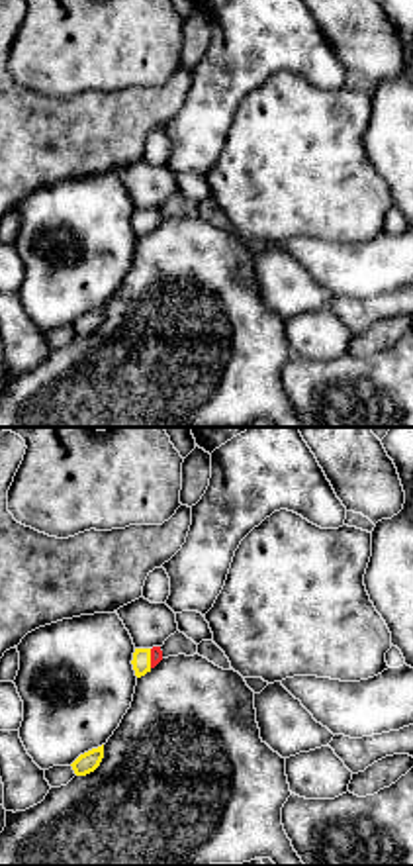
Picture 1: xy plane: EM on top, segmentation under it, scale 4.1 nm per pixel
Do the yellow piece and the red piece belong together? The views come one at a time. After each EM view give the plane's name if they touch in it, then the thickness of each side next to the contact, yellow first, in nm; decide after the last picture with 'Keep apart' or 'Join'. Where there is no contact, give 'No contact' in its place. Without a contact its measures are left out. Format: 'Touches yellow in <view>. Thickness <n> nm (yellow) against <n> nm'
Touches yellow in xy. Thickness 80 nm (yellow) against 50 nm

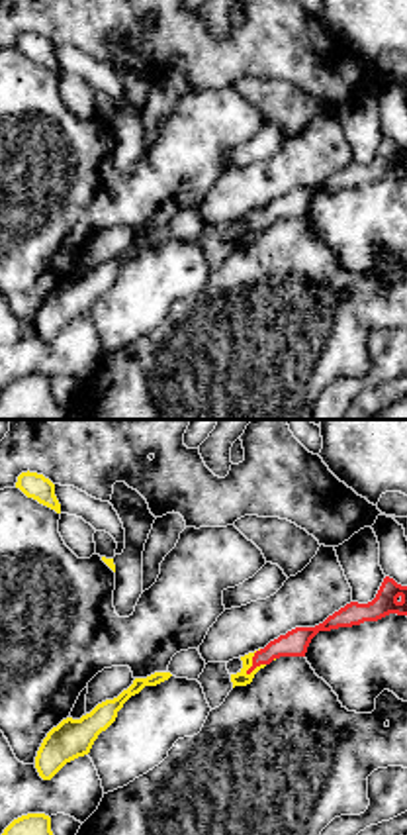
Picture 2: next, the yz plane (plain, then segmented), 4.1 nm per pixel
Touches yellow in yz. Thickness 60 nm (yellow) against 110 nm

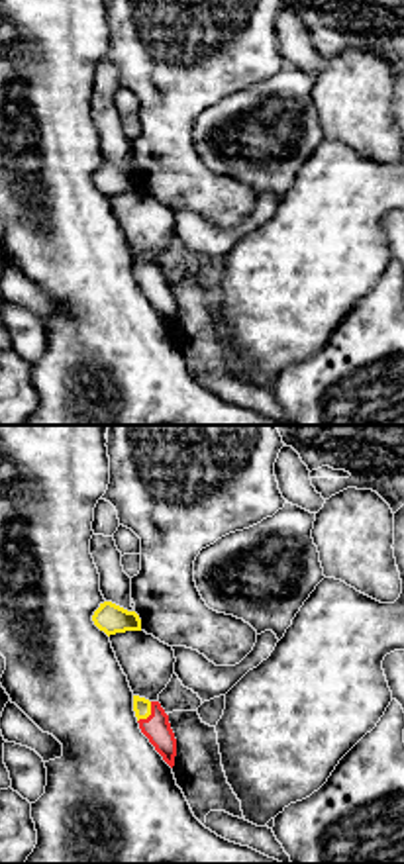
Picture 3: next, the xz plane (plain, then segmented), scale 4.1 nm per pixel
Touches yellow in xz. Thickness 70 nm (yellow) against 110 nm

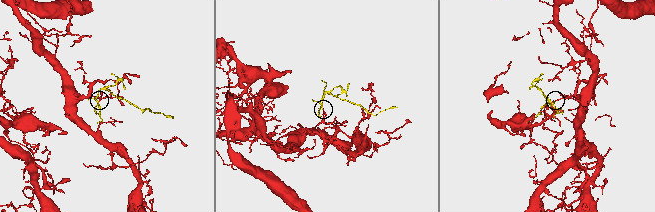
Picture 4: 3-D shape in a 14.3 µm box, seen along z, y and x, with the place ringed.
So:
Join

